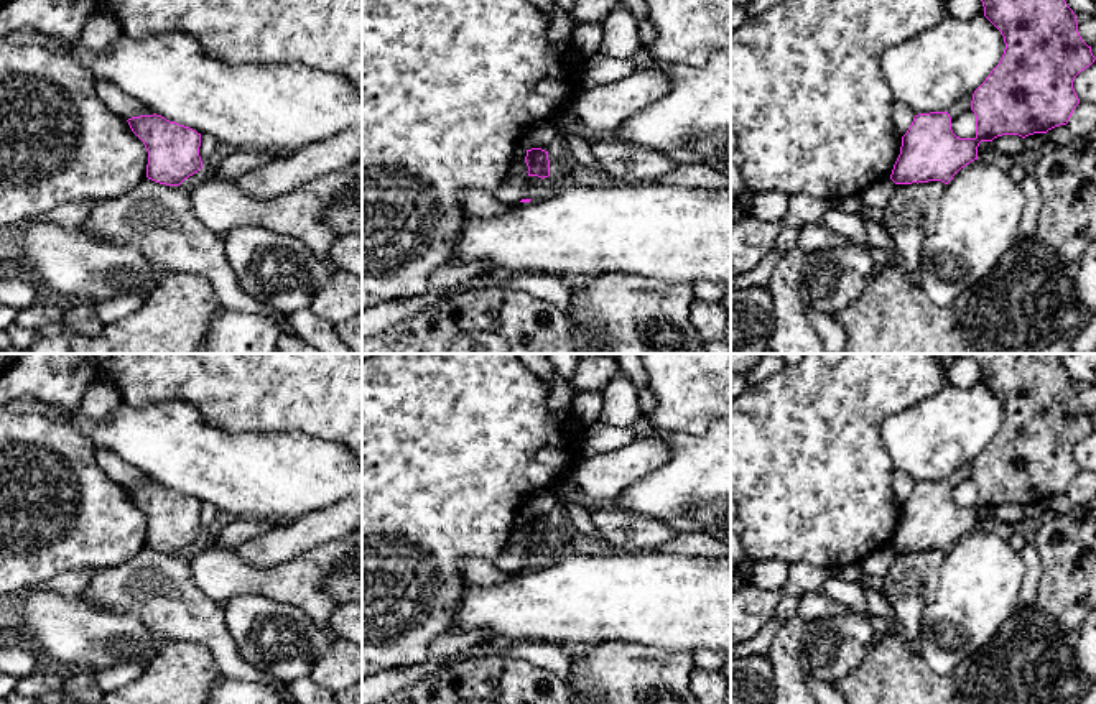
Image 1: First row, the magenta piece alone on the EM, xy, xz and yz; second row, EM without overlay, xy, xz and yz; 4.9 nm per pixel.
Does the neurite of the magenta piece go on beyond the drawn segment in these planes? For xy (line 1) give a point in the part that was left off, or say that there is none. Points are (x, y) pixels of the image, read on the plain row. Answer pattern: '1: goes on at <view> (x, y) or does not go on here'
1: does not go on here

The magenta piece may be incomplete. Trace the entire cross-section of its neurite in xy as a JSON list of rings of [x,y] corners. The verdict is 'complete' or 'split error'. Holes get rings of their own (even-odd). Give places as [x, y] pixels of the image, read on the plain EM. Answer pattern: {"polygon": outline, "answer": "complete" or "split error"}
{"polygon": [[[156,482],[132,485],[127,490],[148,520],[148,548],[179,554],[202,536],[199,525],[201,502],[196,498]]], "answer": "complete"}

